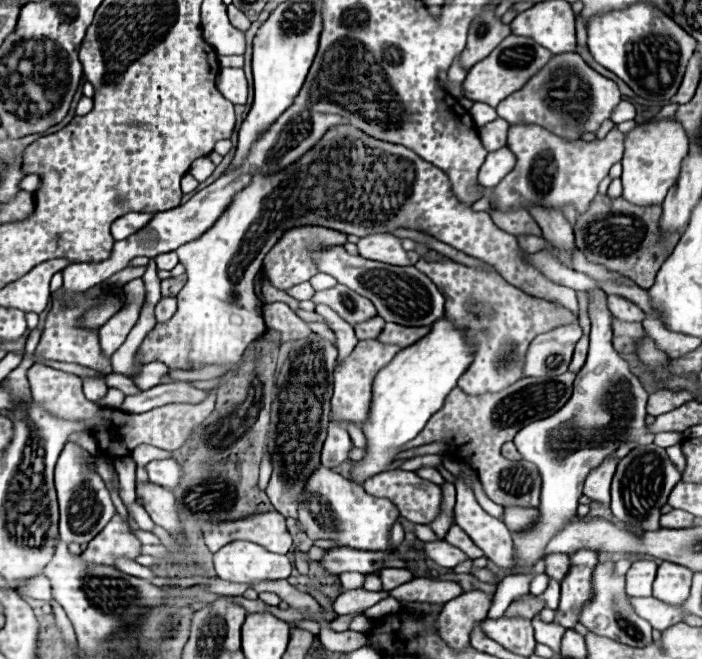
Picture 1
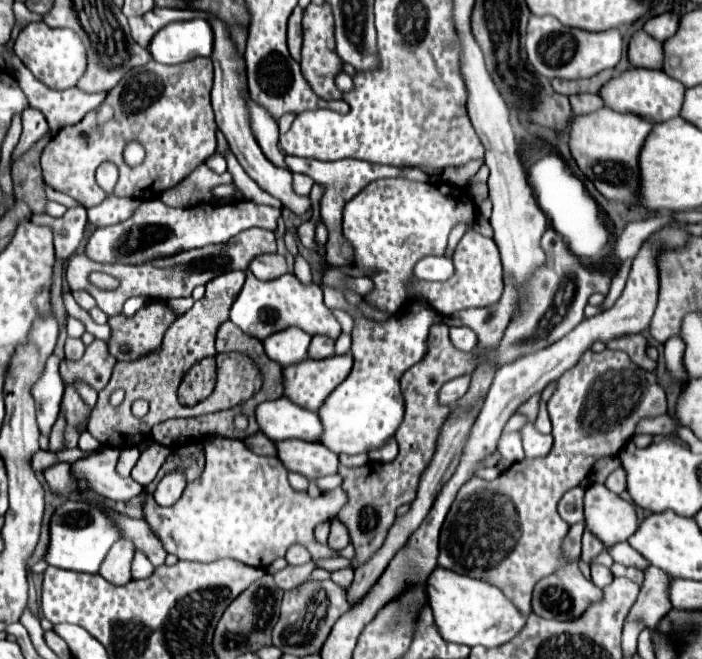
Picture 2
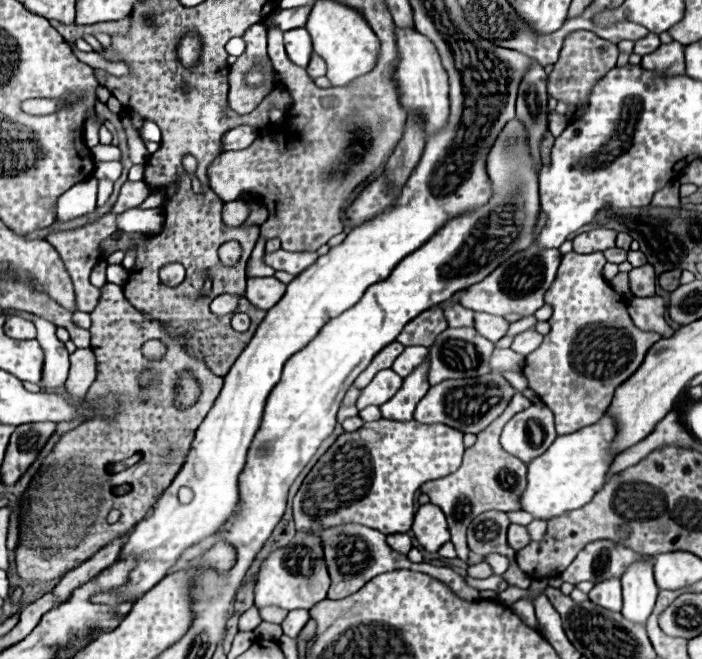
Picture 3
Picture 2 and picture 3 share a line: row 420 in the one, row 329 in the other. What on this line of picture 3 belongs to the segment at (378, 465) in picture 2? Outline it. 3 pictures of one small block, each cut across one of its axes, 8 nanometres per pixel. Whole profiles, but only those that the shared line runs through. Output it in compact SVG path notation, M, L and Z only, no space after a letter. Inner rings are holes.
M432 306L418 314L418 318L410 320L404 330L398 334L398 340L402 344L422 344L422 346L432 346L436 334L446 330L446 318L438 306Z

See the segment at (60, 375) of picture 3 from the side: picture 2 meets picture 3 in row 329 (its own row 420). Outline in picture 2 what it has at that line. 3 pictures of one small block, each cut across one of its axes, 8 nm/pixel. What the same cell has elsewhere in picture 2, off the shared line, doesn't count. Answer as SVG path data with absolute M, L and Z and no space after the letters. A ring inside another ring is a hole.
M50 356L46 360L44 372L38 378L38 382L32 388L32 396L36 400L36 418L38 418L38 428L42 434L50 434L58 410L60 410L60 400L64 394L64 382L58 374L58 364L60 358L58 356Z

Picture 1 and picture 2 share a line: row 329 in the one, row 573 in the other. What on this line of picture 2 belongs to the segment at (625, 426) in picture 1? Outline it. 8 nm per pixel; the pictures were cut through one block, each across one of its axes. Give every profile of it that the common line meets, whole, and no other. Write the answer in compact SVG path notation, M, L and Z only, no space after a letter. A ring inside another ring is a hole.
M592 564L592 582L594 582L596 586L604 588L604 586L606 586L606 584L610 584L612 580L614 580L614 576L612 576L610 568L600 566L600 564Z

